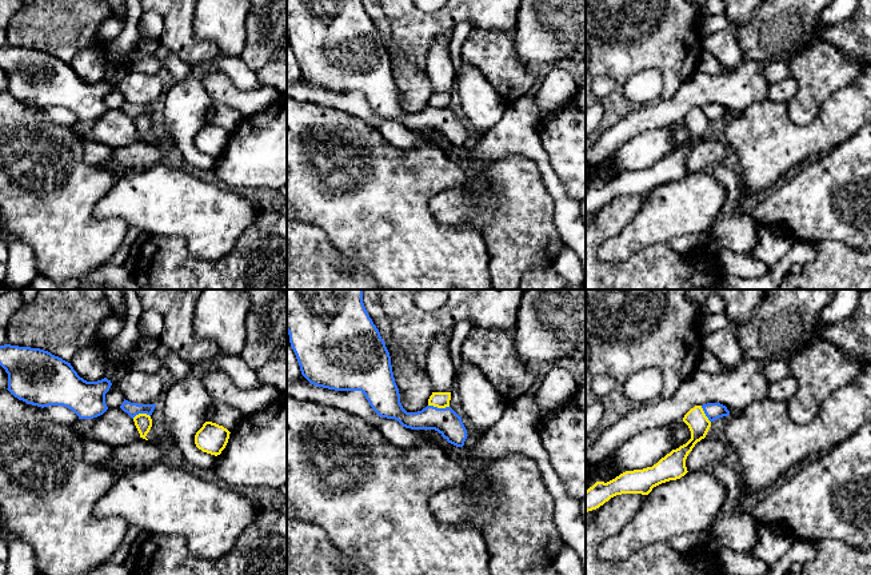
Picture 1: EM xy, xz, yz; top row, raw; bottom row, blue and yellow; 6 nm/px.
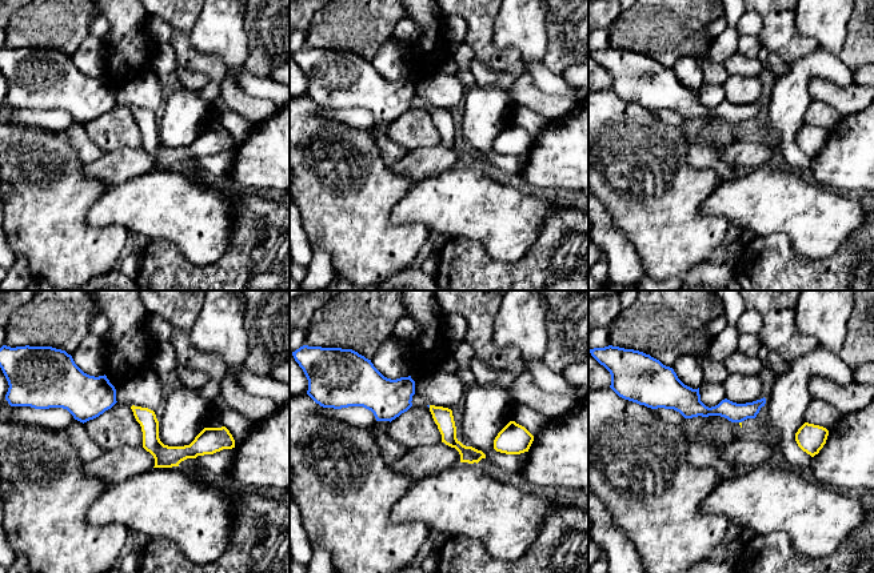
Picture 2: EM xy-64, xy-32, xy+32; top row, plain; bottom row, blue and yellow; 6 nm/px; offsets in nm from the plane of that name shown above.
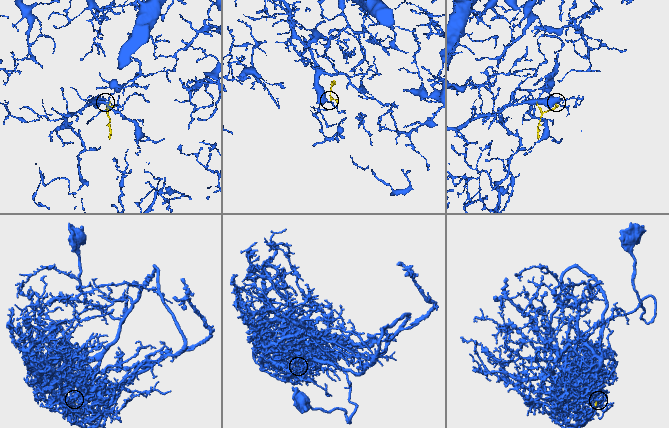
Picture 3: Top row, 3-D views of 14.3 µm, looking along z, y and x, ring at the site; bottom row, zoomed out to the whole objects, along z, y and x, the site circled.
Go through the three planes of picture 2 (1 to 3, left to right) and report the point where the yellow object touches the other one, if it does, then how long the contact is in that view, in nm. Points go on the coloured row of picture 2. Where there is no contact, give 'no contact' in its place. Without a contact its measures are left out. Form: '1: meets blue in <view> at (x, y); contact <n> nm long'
1: no contact
2: no contact
3: no contact

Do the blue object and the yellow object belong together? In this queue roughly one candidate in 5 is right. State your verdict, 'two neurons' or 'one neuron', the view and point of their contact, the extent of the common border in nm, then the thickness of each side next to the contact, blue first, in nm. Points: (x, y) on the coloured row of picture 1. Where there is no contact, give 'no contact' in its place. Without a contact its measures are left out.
two neurons | xz (439, 408) | 130 nm | 160/100 nm

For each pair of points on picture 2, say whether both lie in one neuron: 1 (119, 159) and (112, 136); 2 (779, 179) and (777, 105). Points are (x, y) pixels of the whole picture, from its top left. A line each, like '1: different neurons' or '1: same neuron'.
1: different neurons
2: different neurons

